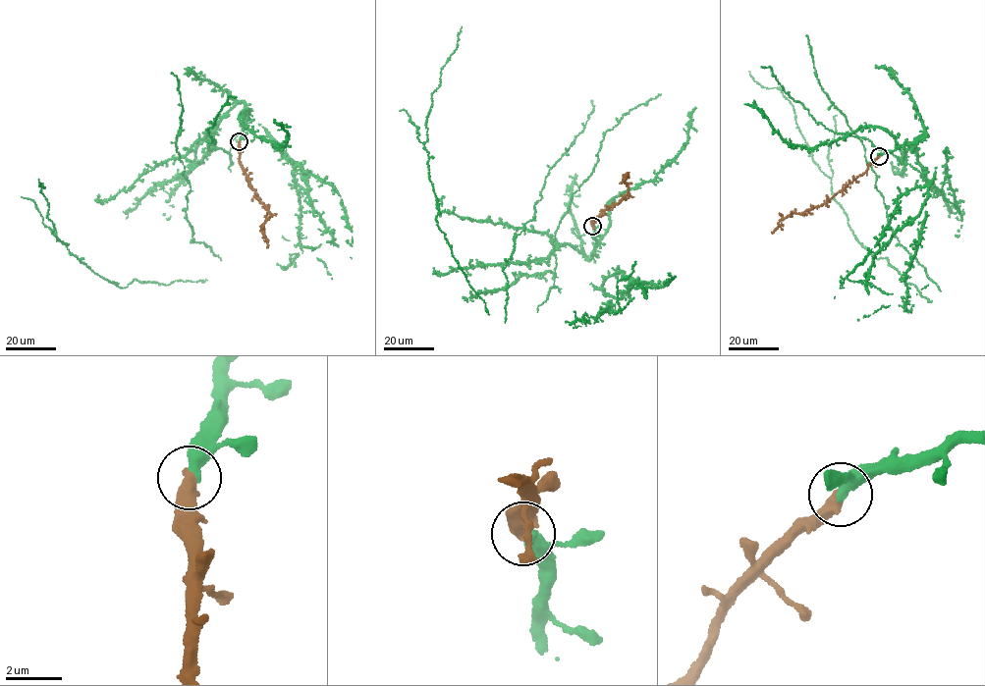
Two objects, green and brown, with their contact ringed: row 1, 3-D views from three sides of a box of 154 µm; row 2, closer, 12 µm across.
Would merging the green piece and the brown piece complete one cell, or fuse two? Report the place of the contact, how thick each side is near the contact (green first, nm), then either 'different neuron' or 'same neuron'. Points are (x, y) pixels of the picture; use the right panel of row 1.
(879, 156) | 440/480 nm | same neuron

